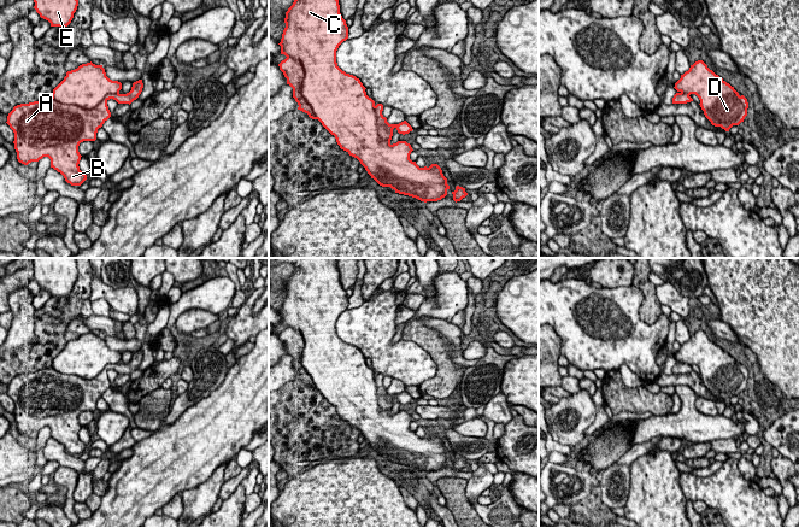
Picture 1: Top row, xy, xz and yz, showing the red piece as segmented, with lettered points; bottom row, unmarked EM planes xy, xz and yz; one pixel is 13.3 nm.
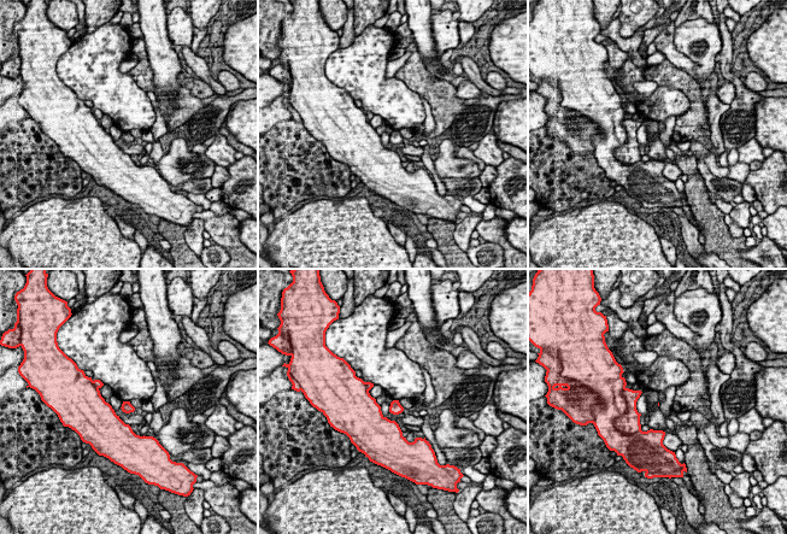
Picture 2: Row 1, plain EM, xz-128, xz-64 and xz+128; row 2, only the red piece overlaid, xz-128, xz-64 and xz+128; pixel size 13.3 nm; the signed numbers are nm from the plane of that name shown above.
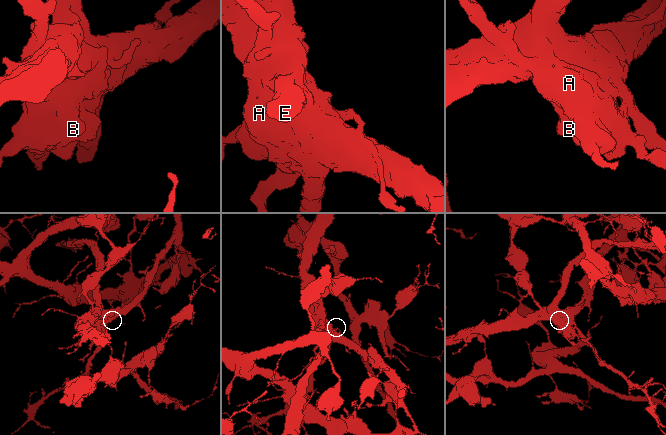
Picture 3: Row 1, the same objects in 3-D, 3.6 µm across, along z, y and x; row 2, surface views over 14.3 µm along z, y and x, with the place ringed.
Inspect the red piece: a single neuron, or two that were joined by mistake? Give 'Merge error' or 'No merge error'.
Merge error

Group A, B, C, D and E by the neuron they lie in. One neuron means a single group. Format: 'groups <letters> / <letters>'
groups A B / C D E

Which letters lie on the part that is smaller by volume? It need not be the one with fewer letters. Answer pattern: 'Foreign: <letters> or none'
Foreign: C, D, E

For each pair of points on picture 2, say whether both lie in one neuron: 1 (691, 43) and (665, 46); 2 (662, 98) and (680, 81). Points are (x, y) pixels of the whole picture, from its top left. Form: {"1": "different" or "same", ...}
{"1": "different", "2": "different"}

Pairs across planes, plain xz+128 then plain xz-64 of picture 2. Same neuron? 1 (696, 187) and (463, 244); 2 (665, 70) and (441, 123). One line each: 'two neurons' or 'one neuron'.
1: two neurons
2: one neuron

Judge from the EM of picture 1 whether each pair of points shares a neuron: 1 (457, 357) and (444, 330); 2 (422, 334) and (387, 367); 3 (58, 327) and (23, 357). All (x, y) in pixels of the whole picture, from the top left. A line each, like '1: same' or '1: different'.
1: same
2: different
3: same

